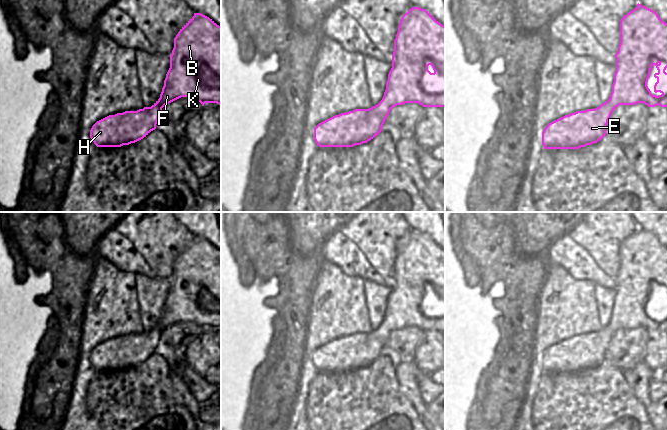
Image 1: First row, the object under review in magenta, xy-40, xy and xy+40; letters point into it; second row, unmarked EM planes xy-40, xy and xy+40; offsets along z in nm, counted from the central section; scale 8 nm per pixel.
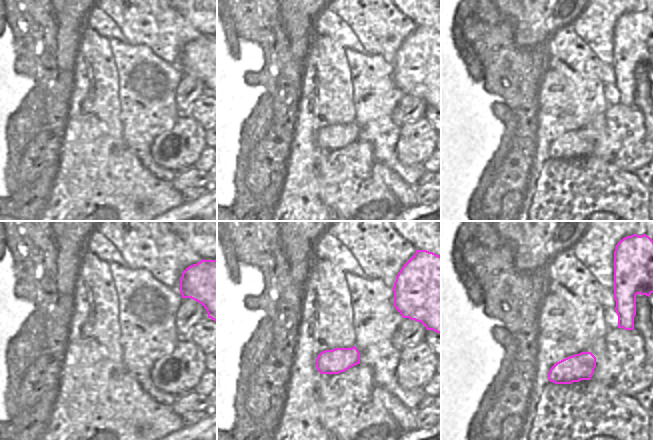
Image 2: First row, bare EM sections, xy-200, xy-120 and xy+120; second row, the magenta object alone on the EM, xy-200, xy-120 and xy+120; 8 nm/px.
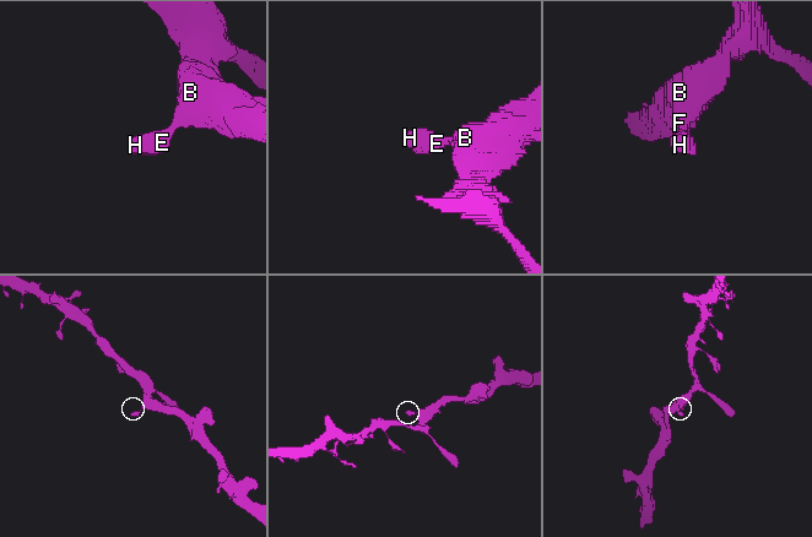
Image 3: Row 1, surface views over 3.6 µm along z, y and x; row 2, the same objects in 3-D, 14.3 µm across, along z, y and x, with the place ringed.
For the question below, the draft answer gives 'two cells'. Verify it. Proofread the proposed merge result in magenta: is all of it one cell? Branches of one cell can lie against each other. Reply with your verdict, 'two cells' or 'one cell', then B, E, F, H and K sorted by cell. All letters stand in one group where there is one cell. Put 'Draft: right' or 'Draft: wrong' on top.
Draft: wrong
one cell; B E F H K

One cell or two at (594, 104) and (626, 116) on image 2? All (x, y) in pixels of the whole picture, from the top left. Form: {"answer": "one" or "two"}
{"answer": "two"}

